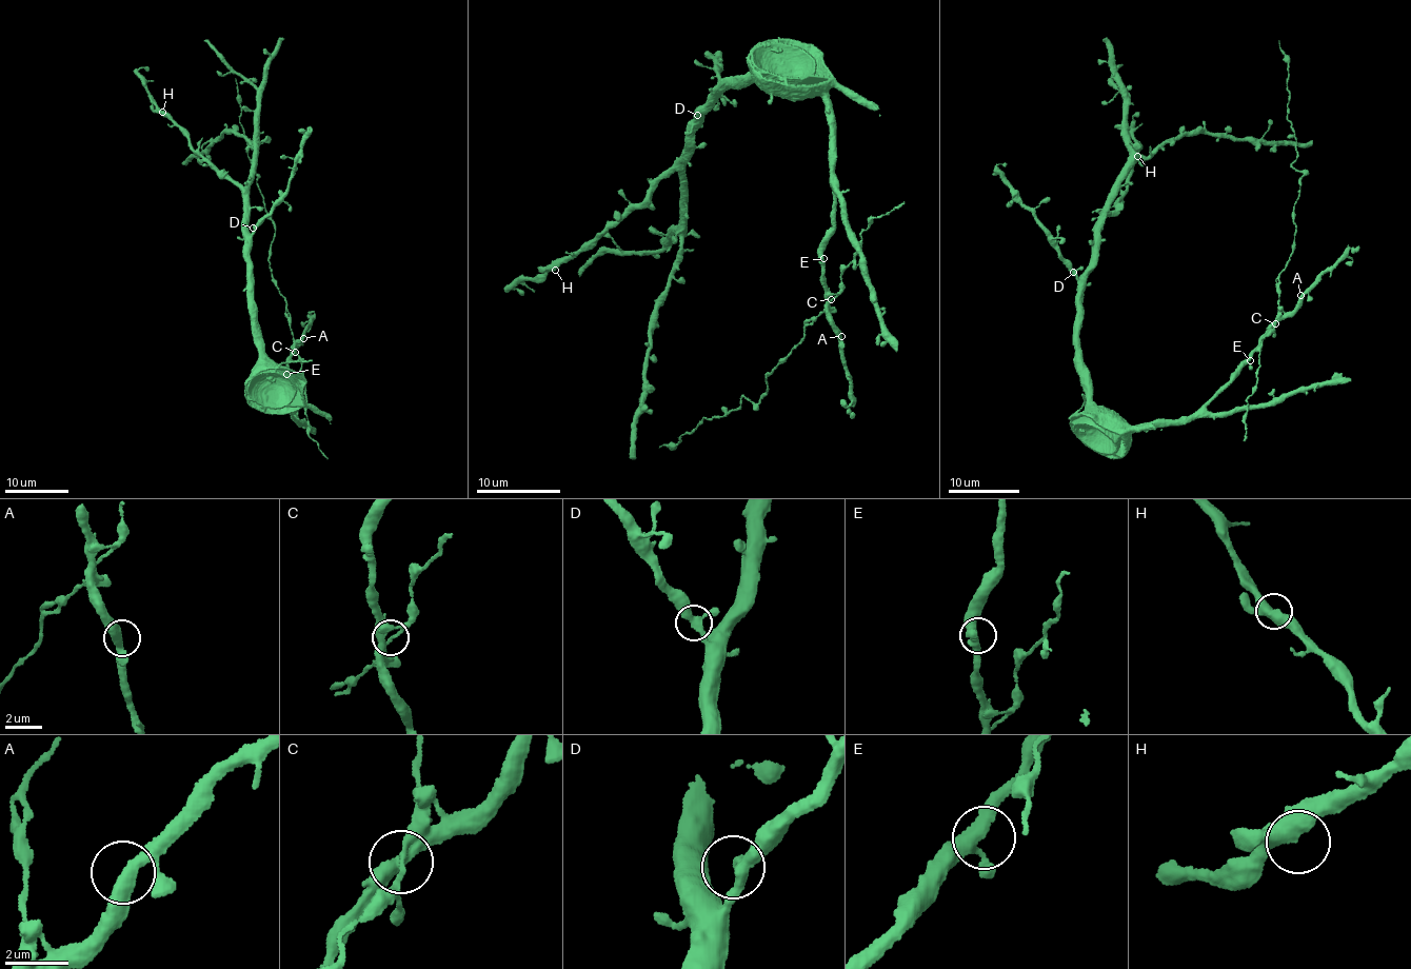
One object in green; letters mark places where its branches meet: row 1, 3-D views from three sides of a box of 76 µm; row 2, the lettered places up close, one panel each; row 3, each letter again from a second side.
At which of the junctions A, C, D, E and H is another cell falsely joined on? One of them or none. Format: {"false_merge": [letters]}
{"false_merge": []}

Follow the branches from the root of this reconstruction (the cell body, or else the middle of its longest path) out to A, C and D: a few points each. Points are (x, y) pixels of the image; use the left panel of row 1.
A: (296, 399), (291, 411), (293, 383), (285, 371), (286, 357), (303, 338)
C: (296, 399), (291, 411), (293, 383), (285, 369), (287, 357), (295, 352)
D: (296, 399), (286, 392), (263, 352), (252, 294), (249, 238), (253, 228)

